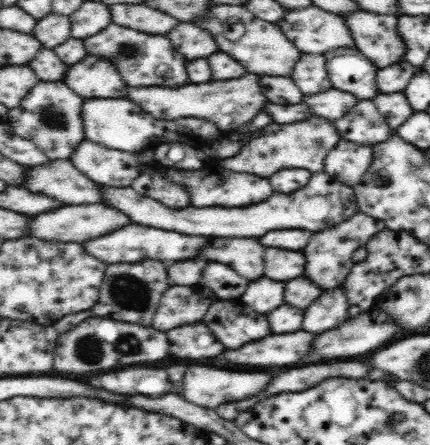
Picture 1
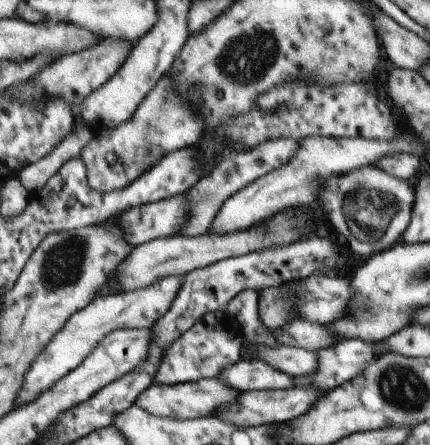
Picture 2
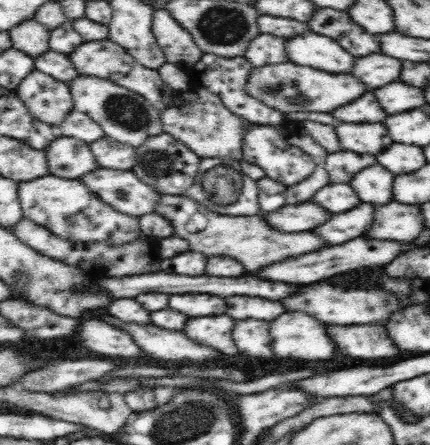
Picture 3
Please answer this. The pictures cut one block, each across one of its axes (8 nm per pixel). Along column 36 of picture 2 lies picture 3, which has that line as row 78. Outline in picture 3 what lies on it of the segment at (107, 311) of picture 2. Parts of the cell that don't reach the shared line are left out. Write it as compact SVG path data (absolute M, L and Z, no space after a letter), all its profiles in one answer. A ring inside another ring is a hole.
M370 54L364 58L356 58L352 76L356 76L360 82L366 84L366 88L372 90L398 80L400 68L402 64L396 58L388 58L384 54Z

